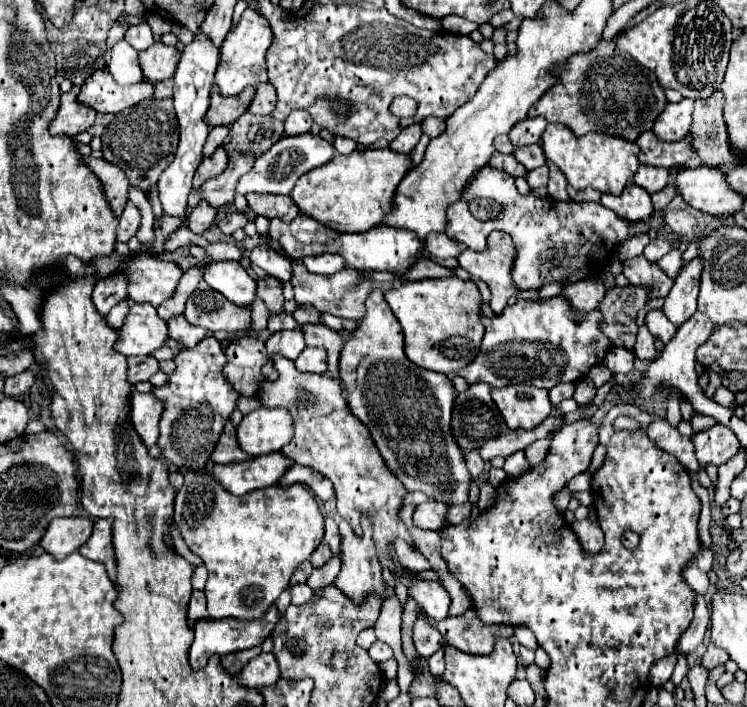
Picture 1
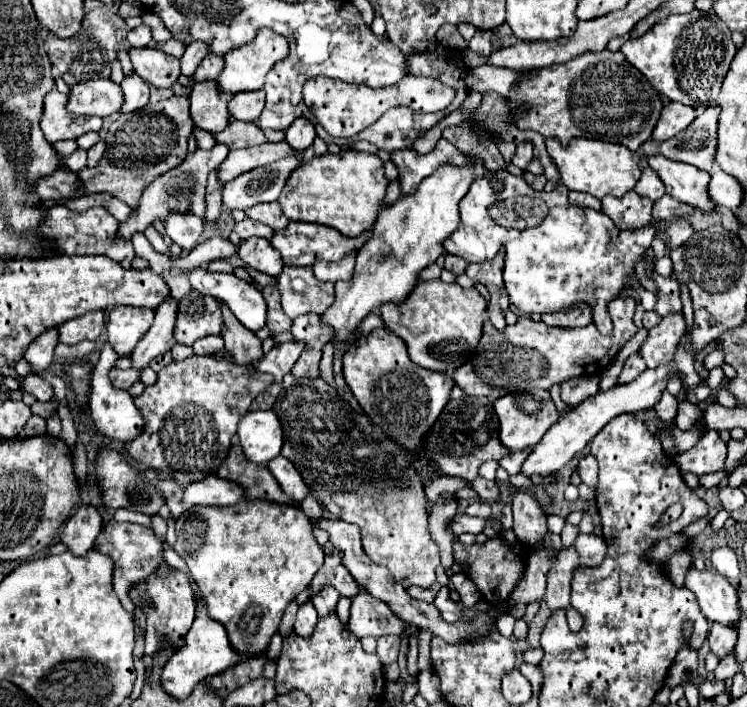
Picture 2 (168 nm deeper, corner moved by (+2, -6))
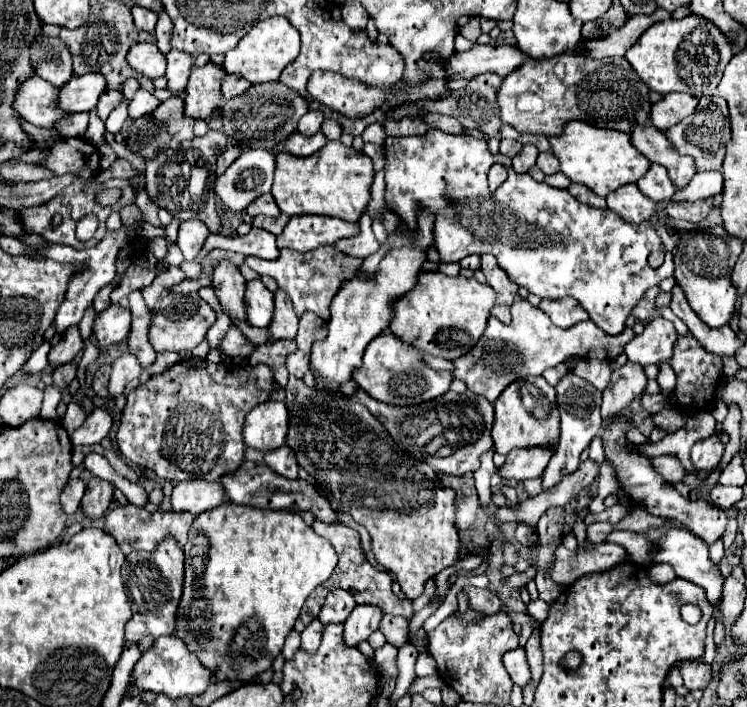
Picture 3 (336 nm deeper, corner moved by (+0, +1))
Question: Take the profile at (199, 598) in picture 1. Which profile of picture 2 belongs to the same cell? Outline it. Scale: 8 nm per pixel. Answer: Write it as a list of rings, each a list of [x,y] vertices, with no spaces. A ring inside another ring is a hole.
[[[173,569],[167,577],[157,577],[155,573],[133,585],[129,597],[135,607],[145,613],[145,655],[153,655],[163,649],[177,649],[185,643],[185,635],[189,633],[195,619],[195,597],[189,585],[189,577],[177,569]]]

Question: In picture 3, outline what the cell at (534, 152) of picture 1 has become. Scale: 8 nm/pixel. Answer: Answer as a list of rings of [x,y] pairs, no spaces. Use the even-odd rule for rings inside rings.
[[[543,152],[537,158],[537,168],[543,170],[545,174],[555,174],[555,172],[559,172],[559,160],[555,158],[553,152]]]

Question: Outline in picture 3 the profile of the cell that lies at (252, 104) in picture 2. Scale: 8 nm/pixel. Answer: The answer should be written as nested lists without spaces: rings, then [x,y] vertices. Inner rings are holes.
[[[227,74],[225,80],[223,80],[223,86],[221,86],[223,96],[225,96],[227,100],[245,94],[249,88],[251,88],[251,82],[247,82],[247,80],[243,80],[243,78],[235,78],[233,74]]]

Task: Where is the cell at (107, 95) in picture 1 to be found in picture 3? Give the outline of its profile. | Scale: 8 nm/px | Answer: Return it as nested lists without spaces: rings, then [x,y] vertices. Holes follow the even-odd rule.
[[[103,74],[73,76],[63,88],[59,88],[59,106],[69,112],[91,112],[99,96],[107,90]]]

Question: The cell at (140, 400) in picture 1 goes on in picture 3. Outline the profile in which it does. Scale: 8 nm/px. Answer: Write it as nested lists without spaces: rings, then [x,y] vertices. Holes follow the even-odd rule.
[[[95,408],[87,420],[83,422],[81,428],[77,428],[71,434],[71,440],[75,446],[91,446],[91,444],[101,444],[103,438],[109,436],[109,430],[113,426],[113,412],[107,408]]]

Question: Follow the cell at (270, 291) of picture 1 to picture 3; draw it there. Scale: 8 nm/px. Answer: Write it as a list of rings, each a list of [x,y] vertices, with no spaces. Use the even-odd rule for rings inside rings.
[[[277,288],[277,292],[275,292],[275,312],[273,312],[273,320],[269,324],[271,340],[295,338],[297,324],[299,324],[299,318],[295,314],[293,306],[291,306],[291,300],[287,298],[287,294],[283,294],[283,290]]]

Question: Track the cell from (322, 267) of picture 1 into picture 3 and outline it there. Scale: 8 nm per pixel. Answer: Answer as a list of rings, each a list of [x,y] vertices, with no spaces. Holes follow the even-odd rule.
[[[363,214],[361,220],[359,220],[359,226],[361,226],[361,232],[353,238],[345,238],[345,240],[339,240],[335,244],[335,250],[345,254],[345,256],[355,256],[355,258],[365,258],[369,254],[373,254],[377,248],[379,248],[379,242],[371,230],[371,216],[369,214]]]

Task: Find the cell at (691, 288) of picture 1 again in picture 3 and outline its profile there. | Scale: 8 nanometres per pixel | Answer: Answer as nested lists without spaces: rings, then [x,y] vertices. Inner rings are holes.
[[[655,318],[643,330],[643,334],[635,336],[625,346],[625,354],[631,362],[641,366],[669,362],[673,356],[673,346],[677,342],[675,326],[665,318]]]

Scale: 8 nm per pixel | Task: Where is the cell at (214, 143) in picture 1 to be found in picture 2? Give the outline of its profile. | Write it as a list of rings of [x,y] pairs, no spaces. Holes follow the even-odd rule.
[[[197,127],[193,129],[193,137],[197,141],[197,147],[201,147],[201,149],[211,149],[215,145],[215,137],[211,133],[205,133],[205,131],[197,129]]]

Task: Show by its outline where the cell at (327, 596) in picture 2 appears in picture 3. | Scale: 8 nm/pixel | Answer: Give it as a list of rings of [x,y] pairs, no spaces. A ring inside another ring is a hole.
[[[335,588],[327,594],[325,598],[325,604],[321,608],[321,614],[319,614],[319,620],[323,624],[331,624],[331,622],[345,622],[347,616],[351,614],[351,610],[355,608],[355,600],[351,598],[351,594],[347,590],[341,590],[341,588]]]

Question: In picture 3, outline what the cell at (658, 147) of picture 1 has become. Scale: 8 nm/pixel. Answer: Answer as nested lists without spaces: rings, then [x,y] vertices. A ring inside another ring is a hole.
[[[707,96],[701,98],[697,104],[697,110],[669,128],[665,132],[667,140],[677,148],[679,154],[689,154],[695,158],[697,170],[721,170],[723,164],[723,154],[725,146],[731,138],[731,126],[729,126],[729,112],[727,112],[727,102],[721,96]]]

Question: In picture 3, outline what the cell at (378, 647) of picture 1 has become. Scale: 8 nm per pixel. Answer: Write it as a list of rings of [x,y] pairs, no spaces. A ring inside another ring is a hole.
[[[385,614],[381,620],[379,630],[385,634],[387,642],[393,644],[395,648],[401,648],[407,644],[407,632],[409,632],[409,622],[401,616],[391,616]]]

